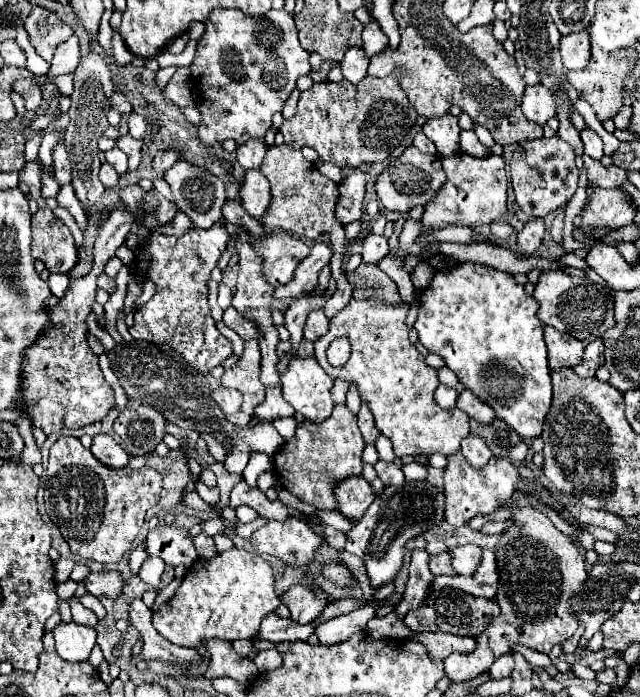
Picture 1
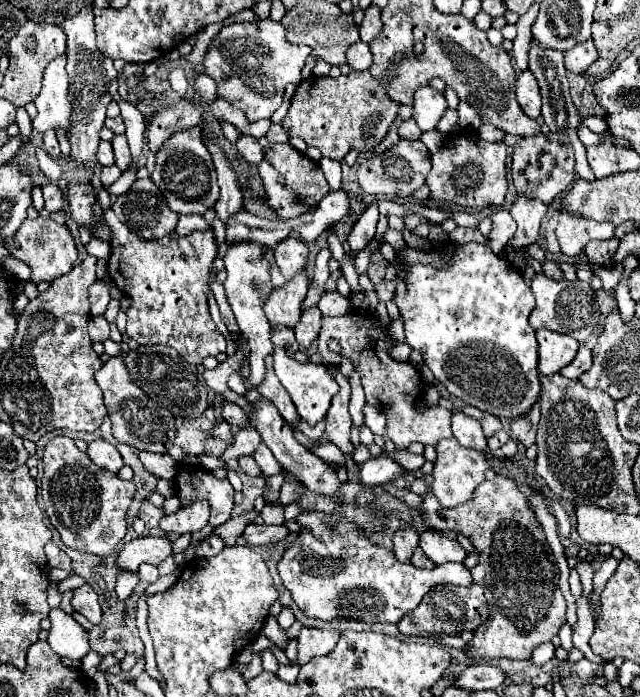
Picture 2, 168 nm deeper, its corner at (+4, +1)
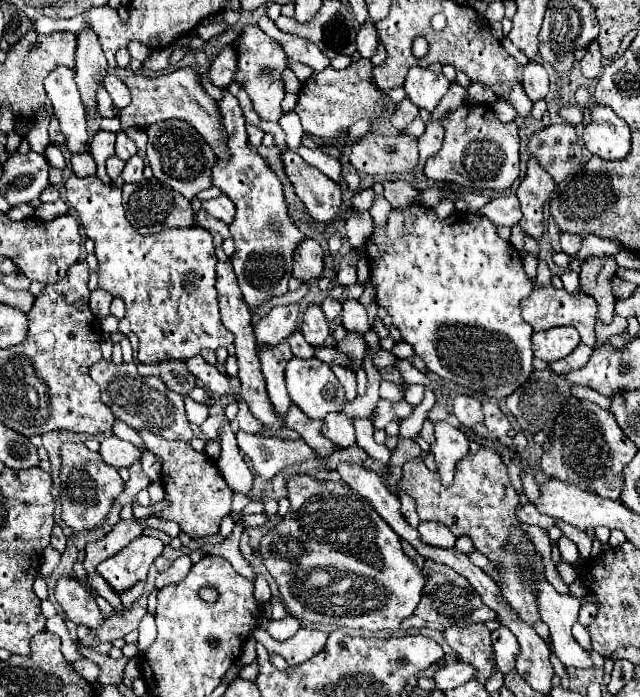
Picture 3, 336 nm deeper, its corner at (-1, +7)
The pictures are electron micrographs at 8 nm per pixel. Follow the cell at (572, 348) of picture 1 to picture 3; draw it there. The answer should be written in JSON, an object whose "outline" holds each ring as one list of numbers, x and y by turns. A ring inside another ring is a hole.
{"outline":[[556,326,552,330,536,332,532,336,534,356,546,362,554,362,568,356,578,344,580,344,578,330,570,326]]}

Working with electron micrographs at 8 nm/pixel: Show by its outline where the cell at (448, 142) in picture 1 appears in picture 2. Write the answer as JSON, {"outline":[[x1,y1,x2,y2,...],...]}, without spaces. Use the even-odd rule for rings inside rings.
{"outline":[[431,86,417,88,413,96,413,120,423,132,433,130,445,110,447,110,447,100,441,92,437,92]]}

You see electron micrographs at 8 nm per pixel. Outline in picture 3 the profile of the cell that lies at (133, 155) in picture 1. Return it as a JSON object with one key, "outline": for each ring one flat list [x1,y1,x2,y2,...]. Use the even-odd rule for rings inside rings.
{"outline":[[118,132,118,138,116,138,116,156,122,158,122,160,128,160,136,152,138,152,136,144,124,132]]}

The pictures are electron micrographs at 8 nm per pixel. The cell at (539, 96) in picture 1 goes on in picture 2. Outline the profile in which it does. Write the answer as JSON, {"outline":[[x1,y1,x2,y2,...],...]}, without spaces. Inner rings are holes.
{"outline":[[525,70,517,76,517,84,515,84,515,94,519,100,521,110,529,116,529,118,537,118,541,116,541,94,539,94,539,84,535,80,535,76]]}

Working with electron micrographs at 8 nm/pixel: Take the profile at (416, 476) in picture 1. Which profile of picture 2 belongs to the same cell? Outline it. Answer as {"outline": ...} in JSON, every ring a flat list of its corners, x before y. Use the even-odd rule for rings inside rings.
{"outline":[[389,456,371,458,371,460,363,462,363,464,357,464,357,468,359,468,359,472,357,472,359,482,369,484,369,486,379,486,379,484,383,484,387,480,395,480,403,472,401,464,397,464]]}

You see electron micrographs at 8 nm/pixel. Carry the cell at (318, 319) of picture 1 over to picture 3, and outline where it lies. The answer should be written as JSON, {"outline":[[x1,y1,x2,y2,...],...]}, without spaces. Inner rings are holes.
{"outline":[[310,304,308,310,302,316,302,326,300,332,304,334,306,342,310,342,314,348,322,346,324,340,330,334,330,324,322,312,322,308,318,304]]}

